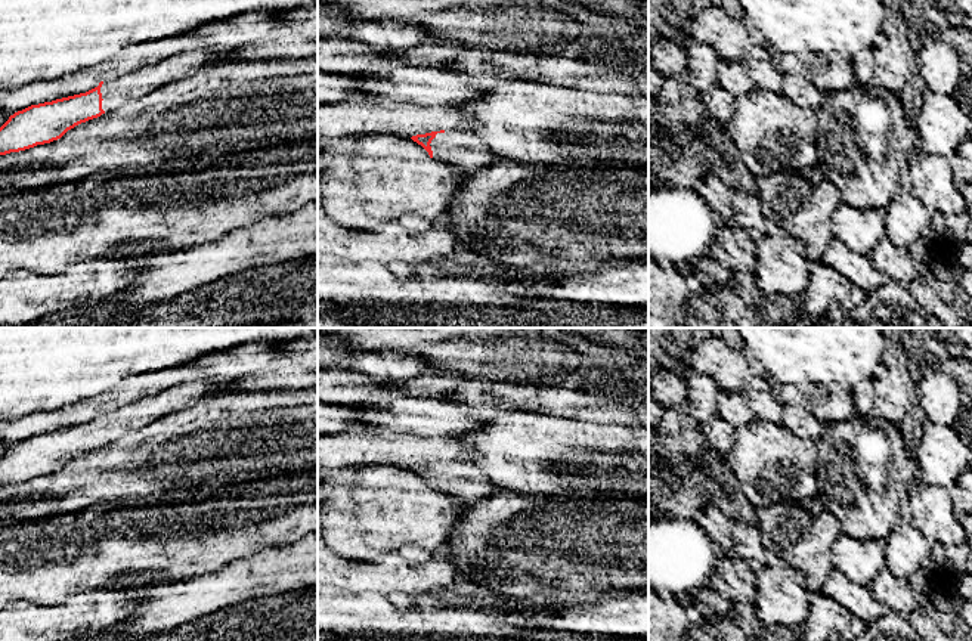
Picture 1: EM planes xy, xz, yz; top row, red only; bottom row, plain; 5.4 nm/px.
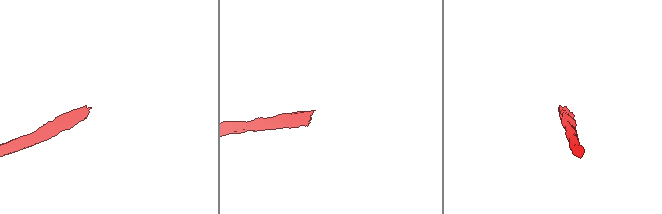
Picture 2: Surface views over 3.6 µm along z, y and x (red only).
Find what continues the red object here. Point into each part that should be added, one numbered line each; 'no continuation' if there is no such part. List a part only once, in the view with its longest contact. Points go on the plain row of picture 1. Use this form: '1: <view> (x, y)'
1: xz (461, 479)

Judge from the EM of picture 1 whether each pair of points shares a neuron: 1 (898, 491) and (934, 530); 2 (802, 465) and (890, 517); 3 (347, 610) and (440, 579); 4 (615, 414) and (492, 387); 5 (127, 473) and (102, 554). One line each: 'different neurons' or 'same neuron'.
1: different neurons
2: different neurons
3: different neurons
4: same neuron
5: different neurons

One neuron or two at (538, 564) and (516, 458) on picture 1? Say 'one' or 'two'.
two

